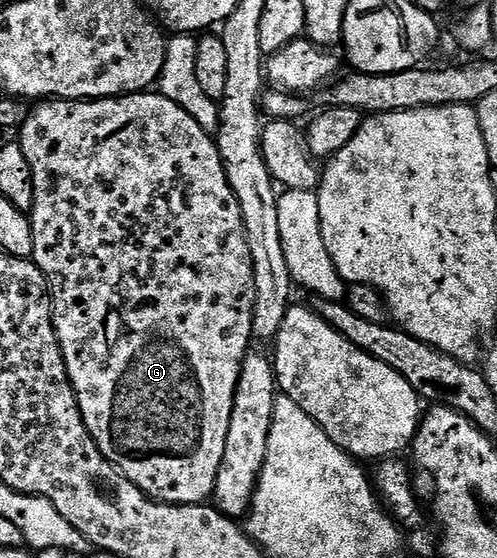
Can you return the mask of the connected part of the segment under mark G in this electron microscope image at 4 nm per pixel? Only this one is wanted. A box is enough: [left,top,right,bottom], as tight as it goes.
[17,90,255,504]

